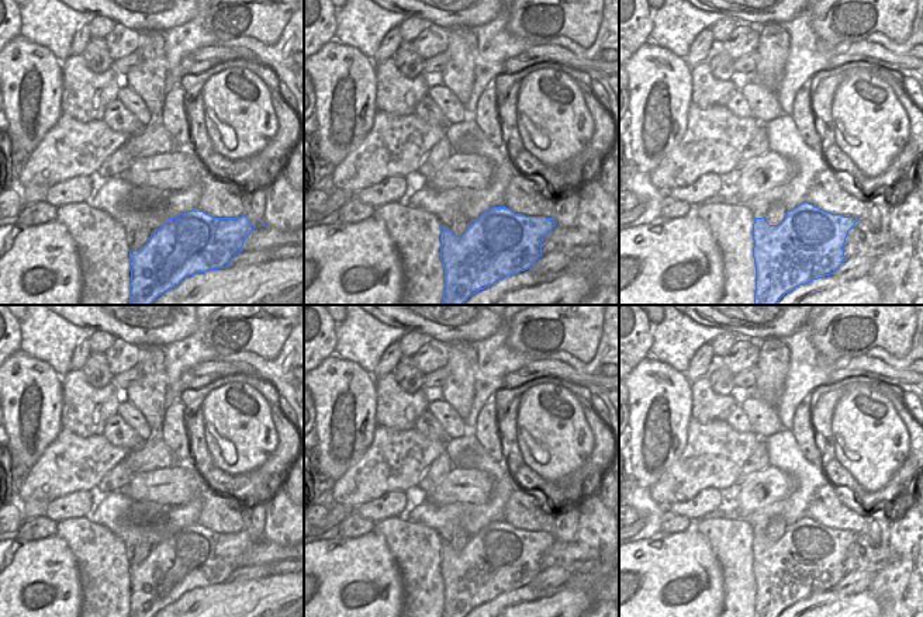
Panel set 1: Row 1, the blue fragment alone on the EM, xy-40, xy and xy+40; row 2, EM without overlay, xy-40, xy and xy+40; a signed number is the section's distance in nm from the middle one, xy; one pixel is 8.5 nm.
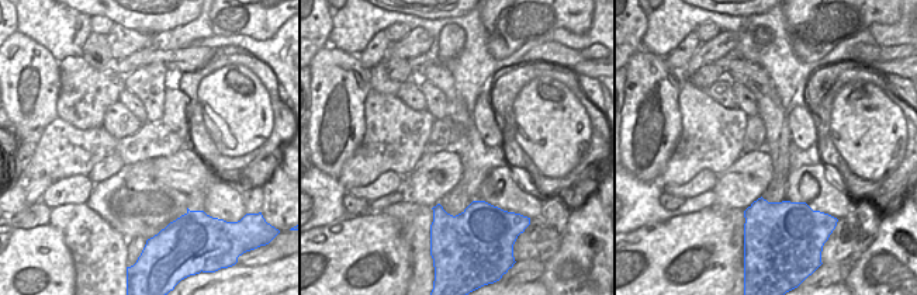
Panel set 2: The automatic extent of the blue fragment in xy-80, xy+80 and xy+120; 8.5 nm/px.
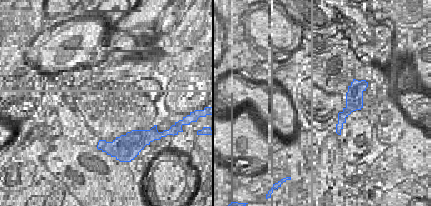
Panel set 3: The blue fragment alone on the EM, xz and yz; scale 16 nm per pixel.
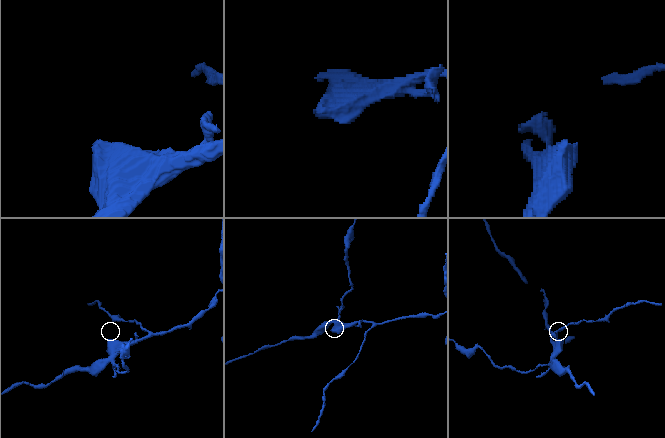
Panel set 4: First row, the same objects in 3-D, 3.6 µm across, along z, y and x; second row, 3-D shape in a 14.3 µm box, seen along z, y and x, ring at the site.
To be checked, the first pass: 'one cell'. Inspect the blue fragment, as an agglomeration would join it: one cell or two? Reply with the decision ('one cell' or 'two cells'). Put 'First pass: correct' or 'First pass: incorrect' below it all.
two cells
First pass: incorrect

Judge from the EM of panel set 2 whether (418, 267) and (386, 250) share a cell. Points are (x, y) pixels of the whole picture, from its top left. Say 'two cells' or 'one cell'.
two cells

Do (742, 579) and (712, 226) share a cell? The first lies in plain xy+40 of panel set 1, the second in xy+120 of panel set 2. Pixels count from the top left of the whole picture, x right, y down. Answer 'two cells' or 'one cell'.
two cells

